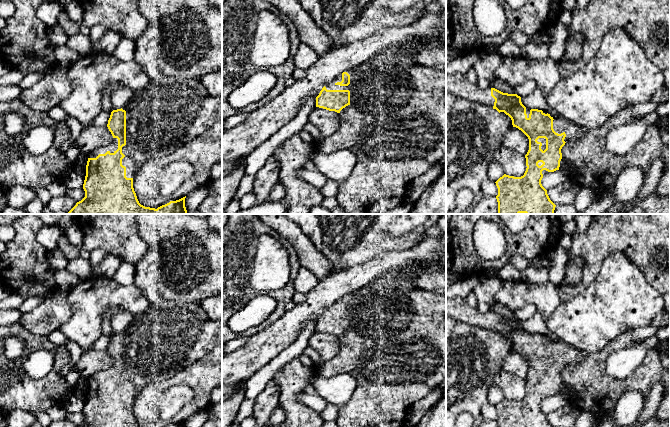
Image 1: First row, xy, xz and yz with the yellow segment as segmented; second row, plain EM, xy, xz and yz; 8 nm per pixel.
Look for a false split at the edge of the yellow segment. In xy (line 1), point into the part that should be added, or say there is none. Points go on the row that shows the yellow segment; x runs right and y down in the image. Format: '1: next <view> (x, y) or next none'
1: next xy (163, 116)

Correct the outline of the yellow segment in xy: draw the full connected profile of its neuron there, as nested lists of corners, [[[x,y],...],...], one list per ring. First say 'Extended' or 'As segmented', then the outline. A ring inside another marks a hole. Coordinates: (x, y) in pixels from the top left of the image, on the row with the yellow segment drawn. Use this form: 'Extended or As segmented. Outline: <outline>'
Extended. Outline: [[[169,76],[160,81],[151,81],[146,87],[134,91],[123,108],[111,112],[107,127],[113,136],[112,142],[87,155],[83,184],[85,197],[67,214],[187,214],[186,196],[157,209],[141,205],[133,188],[133,178],[145,162],[174,152],[219,121],[222,121],[222,96],[210,95],[200,79]]]

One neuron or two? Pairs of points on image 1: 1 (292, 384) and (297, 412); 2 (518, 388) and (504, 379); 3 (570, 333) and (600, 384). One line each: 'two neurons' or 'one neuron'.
1: one neuron
2: one neuron
3: two neurons

